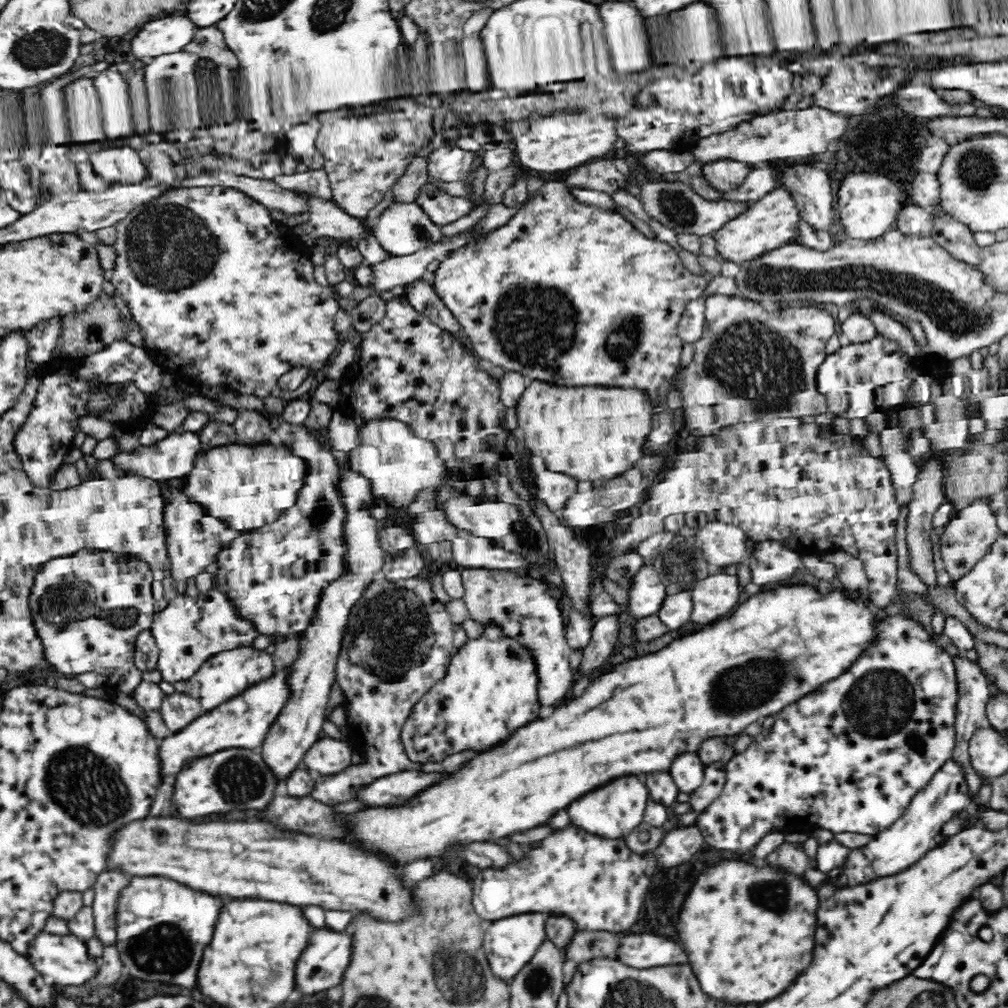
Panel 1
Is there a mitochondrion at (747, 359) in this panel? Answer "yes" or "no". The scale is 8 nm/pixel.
yes

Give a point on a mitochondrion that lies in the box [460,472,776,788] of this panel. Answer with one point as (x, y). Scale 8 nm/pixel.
(680, 566)

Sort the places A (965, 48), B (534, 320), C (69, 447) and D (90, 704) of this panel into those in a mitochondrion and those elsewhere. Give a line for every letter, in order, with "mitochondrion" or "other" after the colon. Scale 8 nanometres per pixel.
A: other
B: mitochondrion
C: other
D: other

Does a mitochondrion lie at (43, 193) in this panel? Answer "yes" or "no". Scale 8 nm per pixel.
no

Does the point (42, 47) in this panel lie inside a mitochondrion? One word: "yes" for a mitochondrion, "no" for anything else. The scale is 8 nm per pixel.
yes

